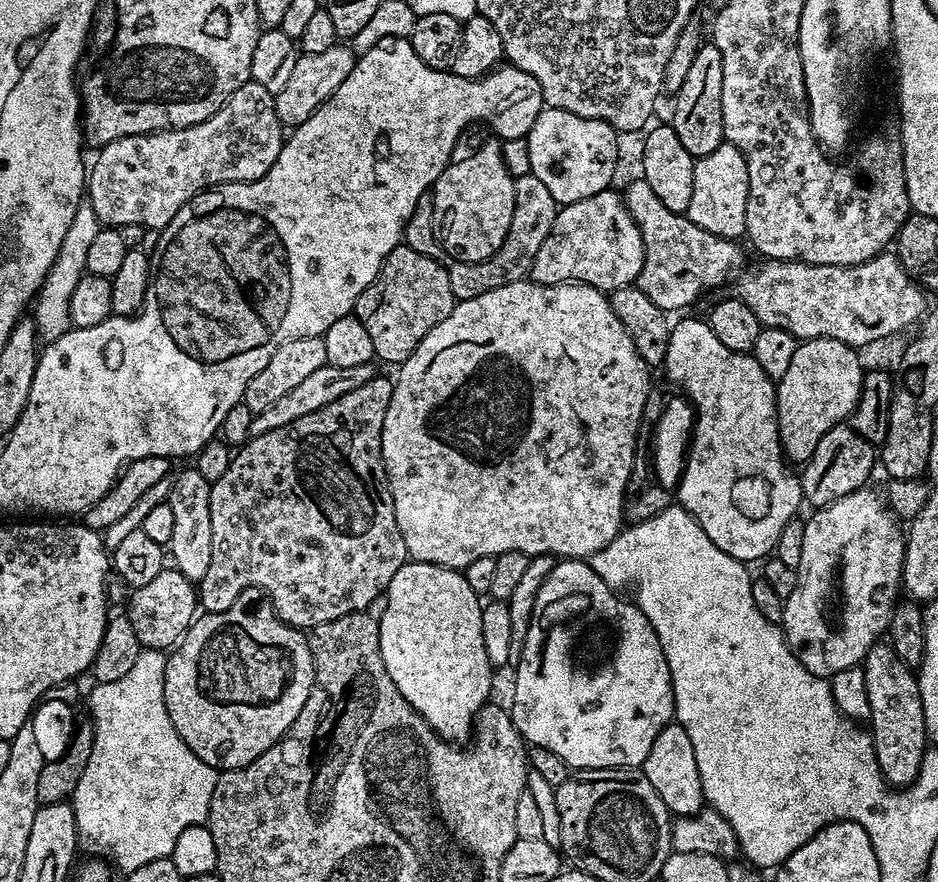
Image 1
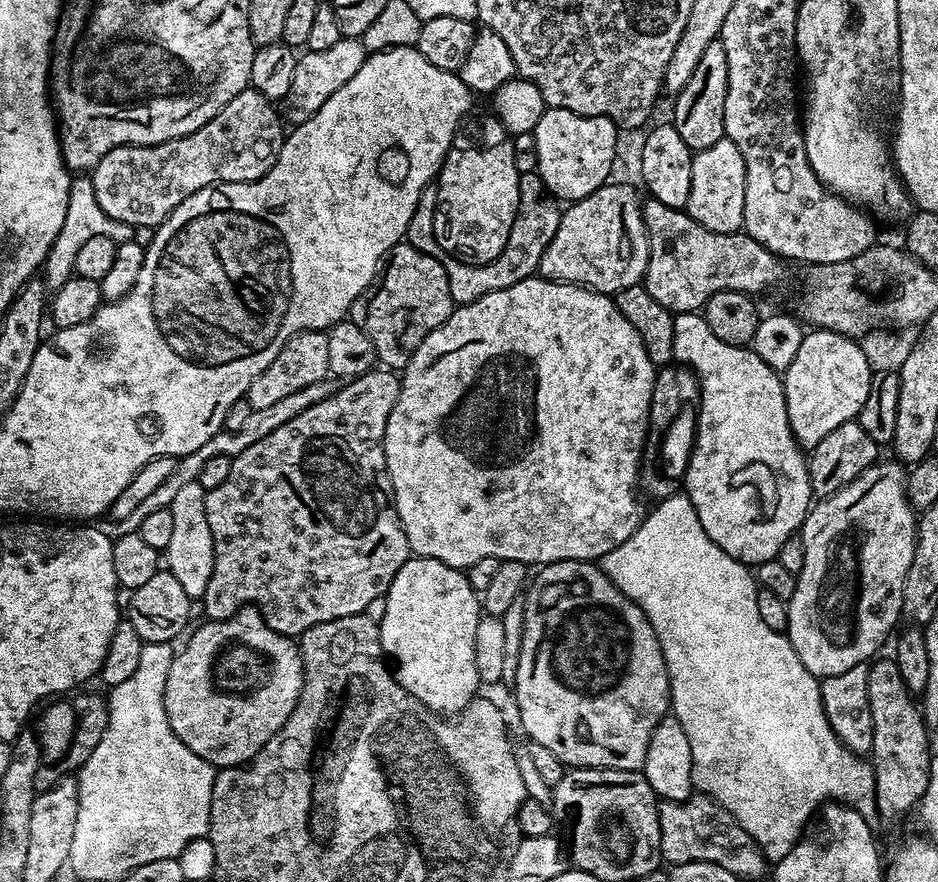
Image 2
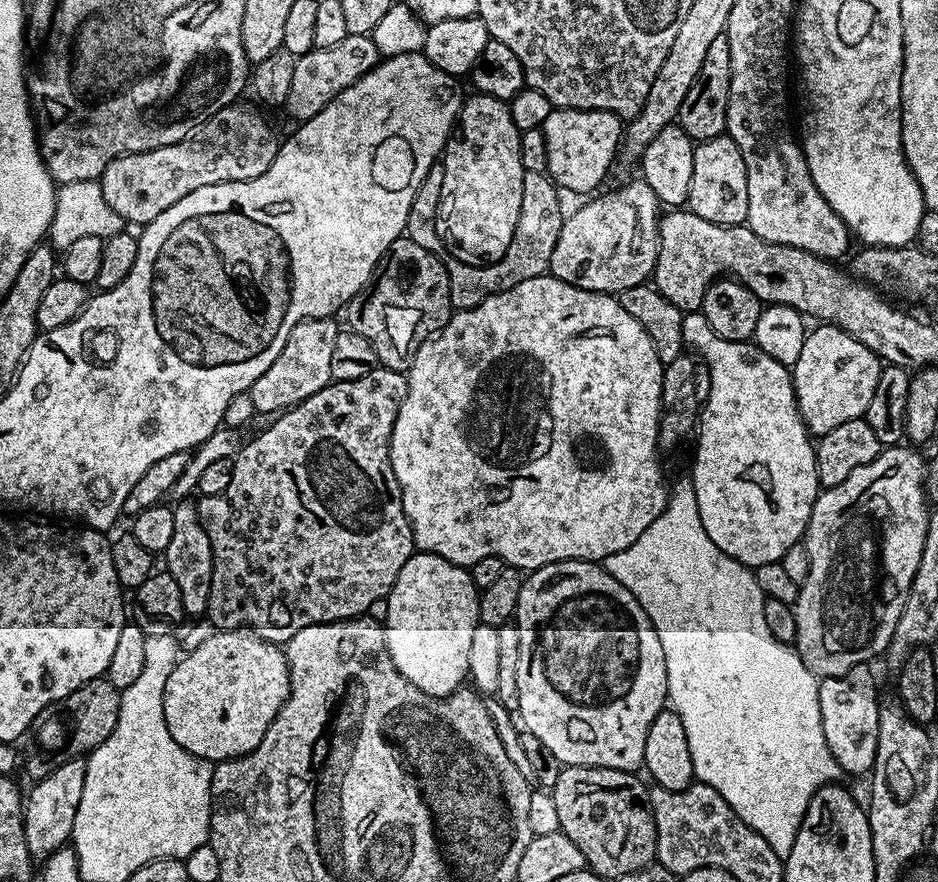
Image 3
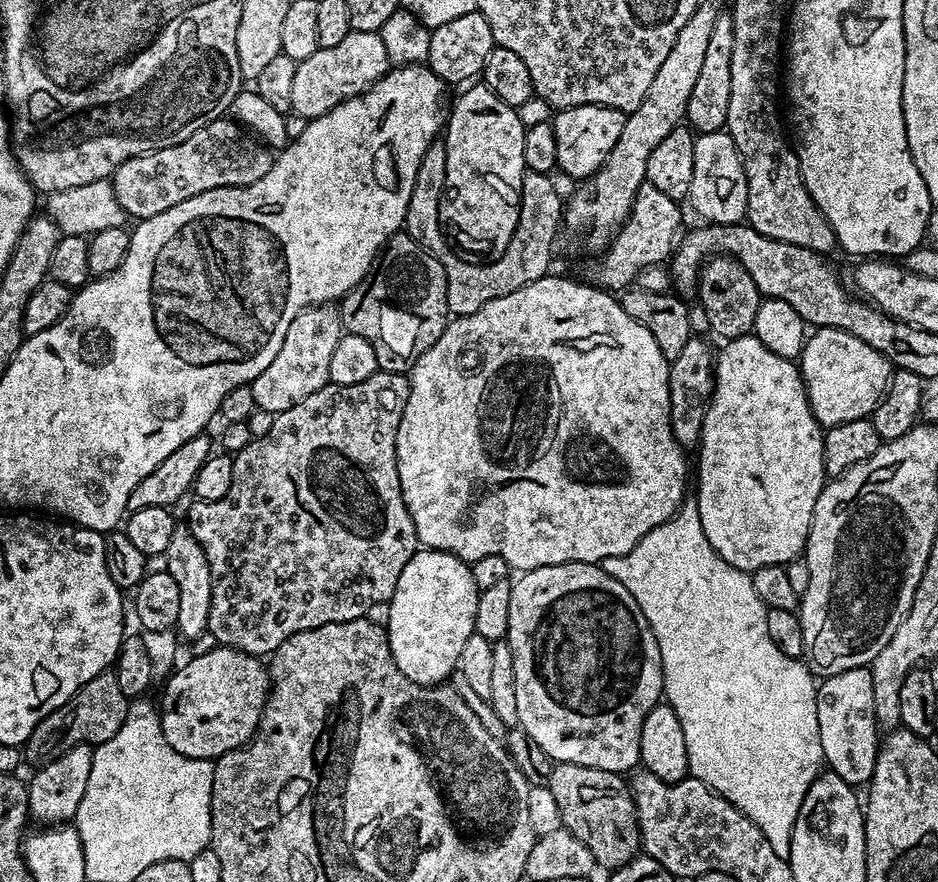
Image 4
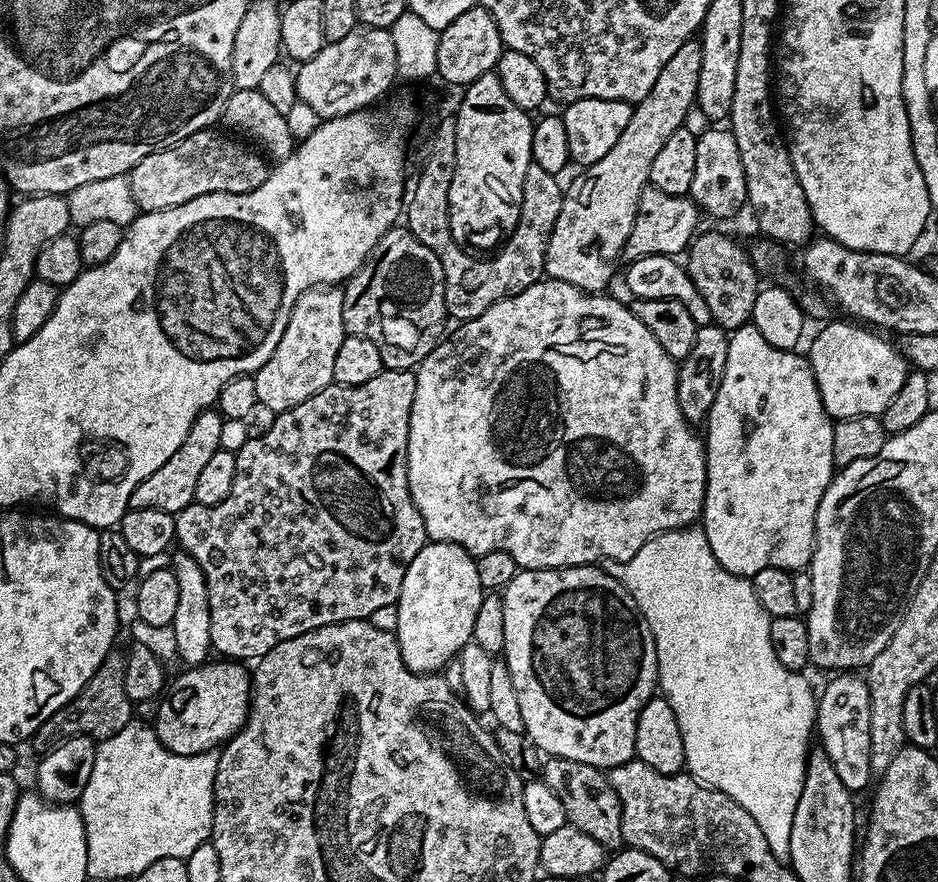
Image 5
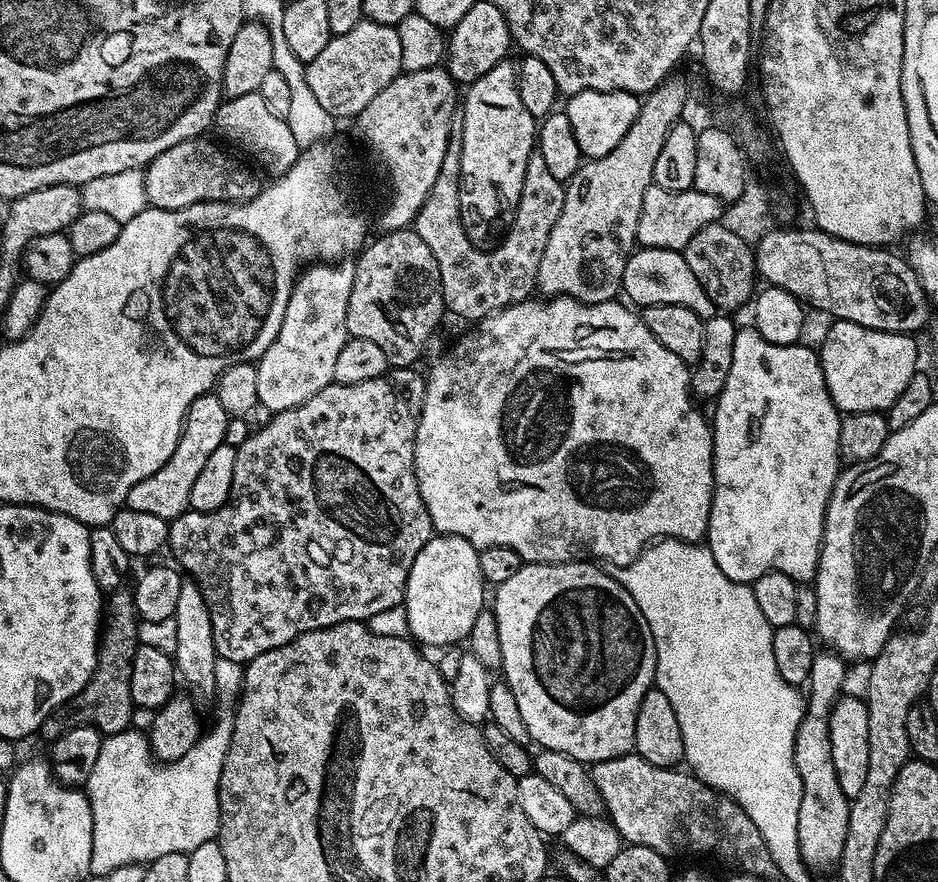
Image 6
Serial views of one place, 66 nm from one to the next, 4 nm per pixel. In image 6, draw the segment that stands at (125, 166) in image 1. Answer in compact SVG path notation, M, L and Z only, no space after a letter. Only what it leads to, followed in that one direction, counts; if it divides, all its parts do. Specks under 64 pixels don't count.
M208 138L178 142L178 146L162 150L162 154L143 169L143 174L149 205L166 210L178 210L207 200L228 200L231 204L239 204L242 200L254 199L262 187L262 180L246 165L227 156Z

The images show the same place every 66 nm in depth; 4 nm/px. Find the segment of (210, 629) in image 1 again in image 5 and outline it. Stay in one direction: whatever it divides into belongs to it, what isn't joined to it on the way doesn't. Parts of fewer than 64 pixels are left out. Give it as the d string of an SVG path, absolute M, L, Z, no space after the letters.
M216 658L211 662L185 667L176 681L167 685L160 709L156 712L154 727L162 746L179 756L193 756L219 749L235 736L236 731L248 721L248 709L252 703L252 677L243 663L227 658Z

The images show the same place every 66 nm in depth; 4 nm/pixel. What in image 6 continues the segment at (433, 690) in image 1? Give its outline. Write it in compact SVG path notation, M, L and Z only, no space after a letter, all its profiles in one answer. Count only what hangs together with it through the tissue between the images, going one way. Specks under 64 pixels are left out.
M433 535L418 550L414 566L410 566L408 581L404 587L404 609L408 619L407 635L417 645L429 644L432 648L444 648L447 644L467 641L474 618L485 611L486 585L482 578L482 566L478 566L479 551L466 538Z

